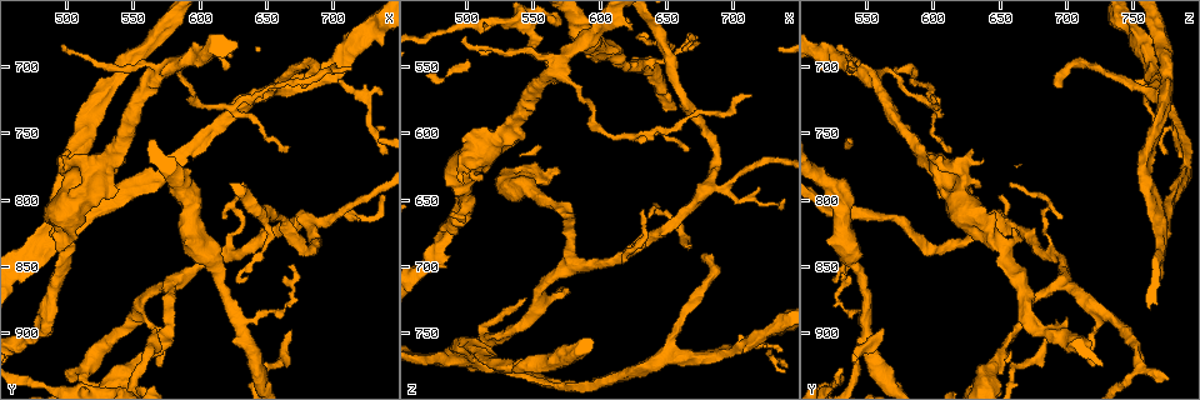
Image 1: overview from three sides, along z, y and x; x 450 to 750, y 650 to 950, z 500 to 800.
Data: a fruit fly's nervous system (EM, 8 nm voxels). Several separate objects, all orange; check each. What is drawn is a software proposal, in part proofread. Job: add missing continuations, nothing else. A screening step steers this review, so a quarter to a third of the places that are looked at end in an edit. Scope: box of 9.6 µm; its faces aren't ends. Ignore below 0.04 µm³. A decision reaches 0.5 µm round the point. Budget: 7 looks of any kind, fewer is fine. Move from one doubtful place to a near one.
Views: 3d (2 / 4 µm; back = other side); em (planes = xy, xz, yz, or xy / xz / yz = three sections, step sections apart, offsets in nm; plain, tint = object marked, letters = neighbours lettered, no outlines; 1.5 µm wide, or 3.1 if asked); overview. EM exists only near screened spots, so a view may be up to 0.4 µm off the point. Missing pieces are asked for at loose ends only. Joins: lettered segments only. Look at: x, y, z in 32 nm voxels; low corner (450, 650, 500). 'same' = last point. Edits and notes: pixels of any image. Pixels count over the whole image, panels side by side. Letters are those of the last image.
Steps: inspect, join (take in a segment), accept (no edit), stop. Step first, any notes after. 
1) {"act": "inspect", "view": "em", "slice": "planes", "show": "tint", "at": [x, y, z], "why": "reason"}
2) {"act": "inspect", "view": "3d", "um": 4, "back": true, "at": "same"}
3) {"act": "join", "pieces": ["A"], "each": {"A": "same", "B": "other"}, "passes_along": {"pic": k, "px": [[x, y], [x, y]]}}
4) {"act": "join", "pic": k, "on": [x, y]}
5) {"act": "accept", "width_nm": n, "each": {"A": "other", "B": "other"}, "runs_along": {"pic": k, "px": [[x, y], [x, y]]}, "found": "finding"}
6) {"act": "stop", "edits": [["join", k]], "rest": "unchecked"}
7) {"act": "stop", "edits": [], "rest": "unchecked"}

{"act": "inspect", "view": "em", "slice": "planes", "show": "letters", "at": [678, 718, 696], "why": "thin end"}

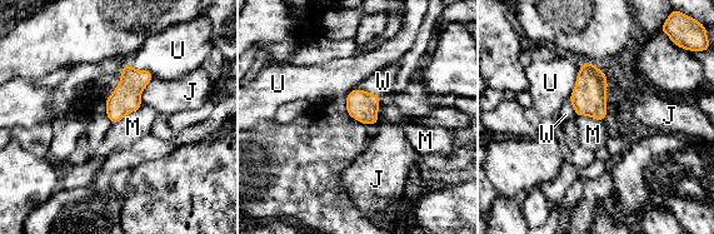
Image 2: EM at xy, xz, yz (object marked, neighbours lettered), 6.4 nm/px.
{"act": "join", "pieces": ["W"], "each": {"J": "other", "M": "other", "U": "other", "W": "same"}, "passes_along": {"pic": 2, "px": [[363, 106], [368, 93], [383, 81]]}, "found": "it goes on there"}

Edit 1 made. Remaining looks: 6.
{"act": "inspect", "view": "em", "slice": "planes", "show": "letters", "at": [570, 924, 722], "why": "tapers out"}

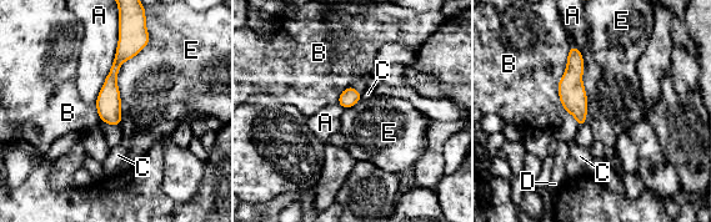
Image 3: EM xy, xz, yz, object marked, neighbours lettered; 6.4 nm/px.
{"act": "accept", "each": {"A": "other", "B": "other", "C": "other", "D": "other", "E": "other"}, "border": {"pic": 3, "px": [[150, 40], [120, 66], [120, 105]]}, "found": "none of them fits"}

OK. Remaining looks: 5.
{"act": "inspect", "view": "3d", "um": 4, "at": [500, 934, 778], "why": "branch stops here"}

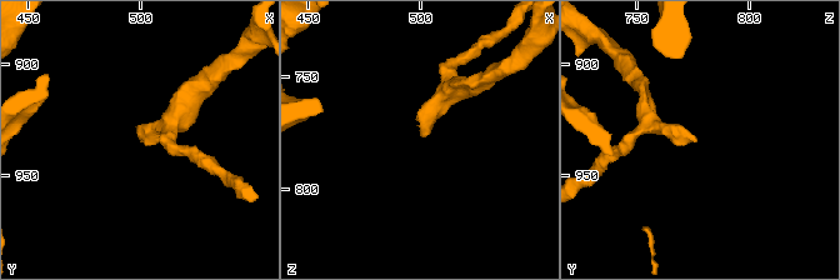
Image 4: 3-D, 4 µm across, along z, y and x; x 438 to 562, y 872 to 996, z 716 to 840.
{"act": "inspect", "view": "em", "slice": "planes", "show": "tint", "at": [501, 934, 778]}

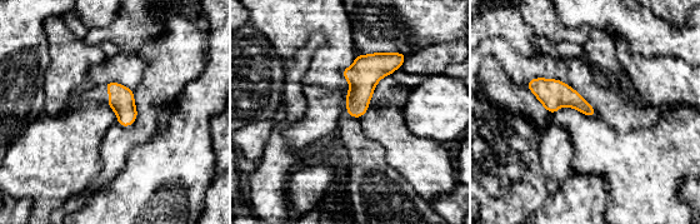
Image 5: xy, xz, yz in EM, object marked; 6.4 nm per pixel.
{"act": "inspect", "view": "em", "slice": "planes", "show": "letters", "at": "same"}

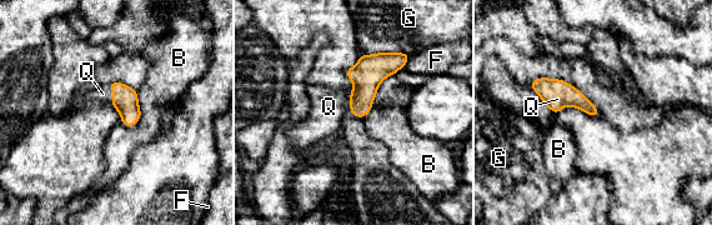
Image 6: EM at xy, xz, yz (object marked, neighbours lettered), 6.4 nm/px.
{"act": "join", "pieces": ["Q"], "each": {"B": "other", "F": "other", "G": "other", "Q": "same"}, "found": "the cell continues"}

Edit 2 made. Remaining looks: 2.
{"act": "stop", "edits": [["join", 2], ["join", 6]], "rest": "unchecked"}

